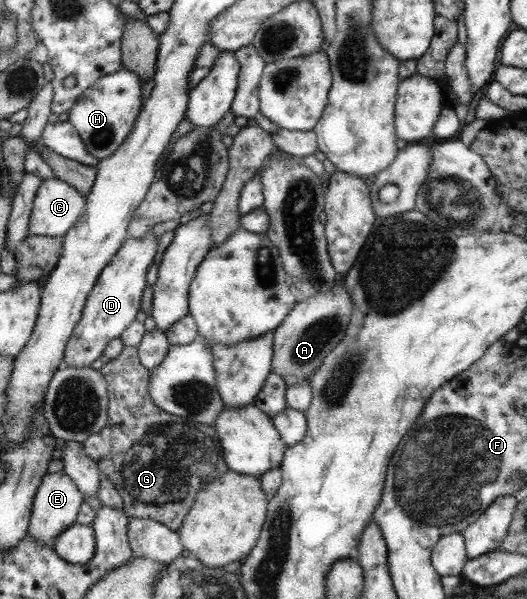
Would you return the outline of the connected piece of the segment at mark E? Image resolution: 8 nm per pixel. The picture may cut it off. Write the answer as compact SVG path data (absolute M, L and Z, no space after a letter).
M64 471L57 473L46 473L37 488L36 498L33 500L32 518L29 524L29 536L33 540L54 546L55 540L61 536L68 527L77 523L77 516L80 514L82 492L77 483Z

